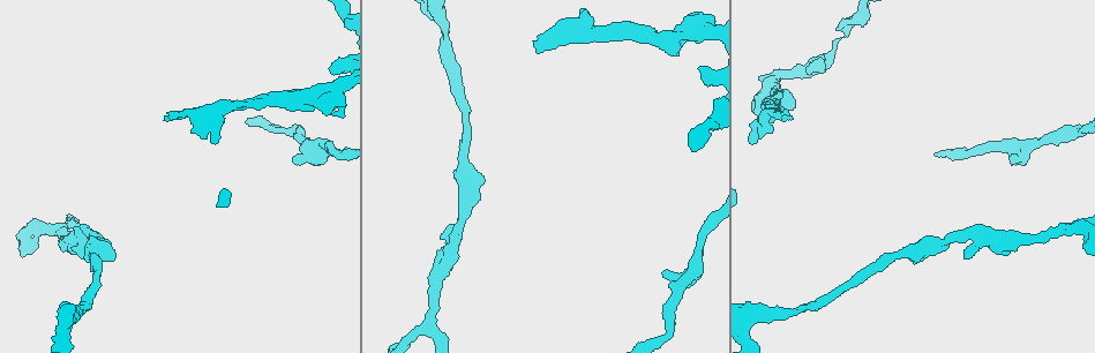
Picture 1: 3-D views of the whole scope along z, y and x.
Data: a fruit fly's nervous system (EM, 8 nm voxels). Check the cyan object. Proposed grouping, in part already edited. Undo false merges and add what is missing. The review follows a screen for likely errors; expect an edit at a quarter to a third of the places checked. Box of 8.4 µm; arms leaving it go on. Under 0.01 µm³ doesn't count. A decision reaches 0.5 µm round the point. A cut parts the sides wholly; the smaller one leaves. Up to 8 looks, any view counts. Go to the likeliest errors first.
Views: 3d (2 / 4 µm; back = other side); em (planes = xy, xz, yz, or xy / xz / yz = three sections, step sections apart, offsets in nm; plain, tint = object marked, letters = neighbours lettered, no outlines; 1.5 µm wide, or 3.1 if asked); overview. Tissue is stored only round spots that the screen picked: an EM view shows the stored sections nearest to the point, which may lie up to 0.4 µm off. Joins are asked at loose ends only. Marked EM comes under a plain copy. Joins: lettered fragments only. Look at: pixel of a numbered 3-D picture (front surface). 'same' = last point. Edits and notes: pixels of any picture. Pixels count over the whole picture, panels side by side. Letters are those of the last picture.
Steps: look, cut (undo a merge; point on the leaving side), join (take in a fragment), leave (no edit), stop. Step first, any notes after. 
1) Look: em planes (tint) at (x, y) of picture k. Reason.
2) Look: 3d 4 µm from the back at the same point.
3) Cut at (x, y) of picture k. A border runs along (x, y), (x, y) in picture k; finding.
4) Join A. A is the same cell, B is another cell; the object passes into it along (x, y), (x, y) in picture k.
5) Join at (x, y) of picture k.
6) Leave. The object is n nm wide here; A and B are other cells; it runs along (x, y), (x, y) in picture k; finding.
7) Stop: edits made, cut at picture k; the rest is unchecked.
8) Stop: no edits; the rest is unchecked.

Look: em yz step 4 (letters) at (1011, 163) of picture 1. Branch stops here.

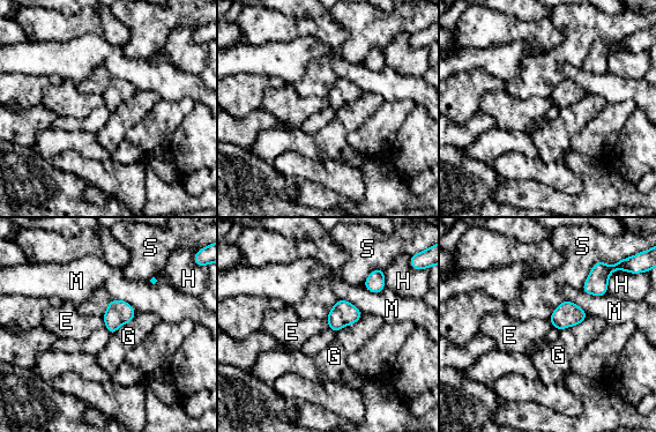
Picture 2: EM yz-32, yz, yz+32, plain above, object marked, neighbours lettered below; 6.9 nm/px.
Leave. E, G, H, M and S are other cells; a border runs along (102, 317), (105, 327) in picture 2; no lettered fragment goes on from it.

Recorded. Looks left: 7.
Look: 3d 4 µm at (748, 141) of picture 1. Branch stops here.

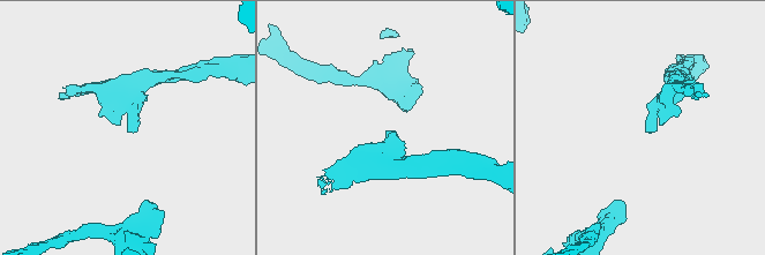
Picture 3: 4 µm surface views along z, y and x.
Look: em planes (letters) at (385, 131) of picture 3.

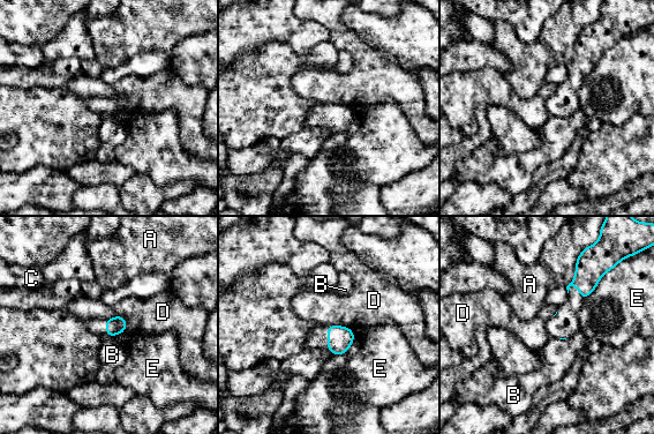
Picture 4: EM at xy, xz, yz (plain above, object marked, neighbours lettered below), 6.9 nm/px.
Leave. The longest contact is with E, 220 nm; A, B, C, D and E are other cells; a border runs along (121, 315), (126, 329), (106, 337) in picture 4; none of them fits.

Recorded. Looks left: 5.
Look: em xz step 4 (letters) at (333, 114) of picture 1. An open end.

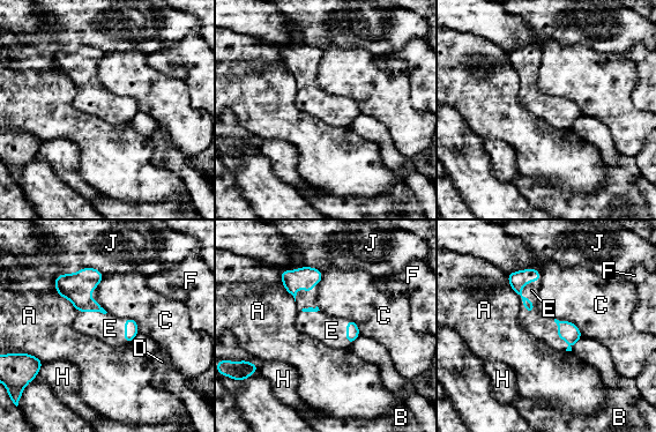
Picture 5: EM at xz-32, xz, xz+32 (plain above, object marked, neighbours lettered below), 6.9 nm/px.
Join E. The longest contact is with J, 320 nm; E is the same cell, A, B, C, D, F, H and J are other cells; the object passes into it along (308, 276), (304, 290), (314, 324) in picture 5; the cell continues.

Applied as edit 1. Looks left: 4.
Stop: edits made, join at picture 5; the rest is unchecked.

